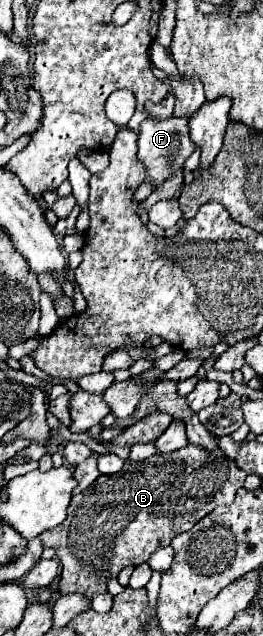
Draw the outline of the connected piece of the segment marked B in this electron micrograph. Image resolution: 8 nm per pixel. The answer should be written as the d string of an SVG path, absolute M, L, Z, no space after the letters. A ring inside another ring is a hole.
M185 445L179 451L173 453L161 453L153 455L141 461L127 461L123 467L123 473L115 475L101 475L97 483L89 485L89 489L81 491L79 495L73 497L69 505L67 519L53 527L47 529L45 533L39 535L43 545L53 547L57 551L57 557L61 561L61 581L59 581L59 591L61 595L69 593L105 593L107 591L107 581L111 577L117 577L121 569L133 565L147 563L147 559L161 547L171 545L171 541L179 535L189 531L199 519L209 515L215 507L219 505L231 505L235 499L237 489L243 487L247 473L239 471L233 459L225 457L217 449L217 453L209 453L207 449L201 449L199 445Z

